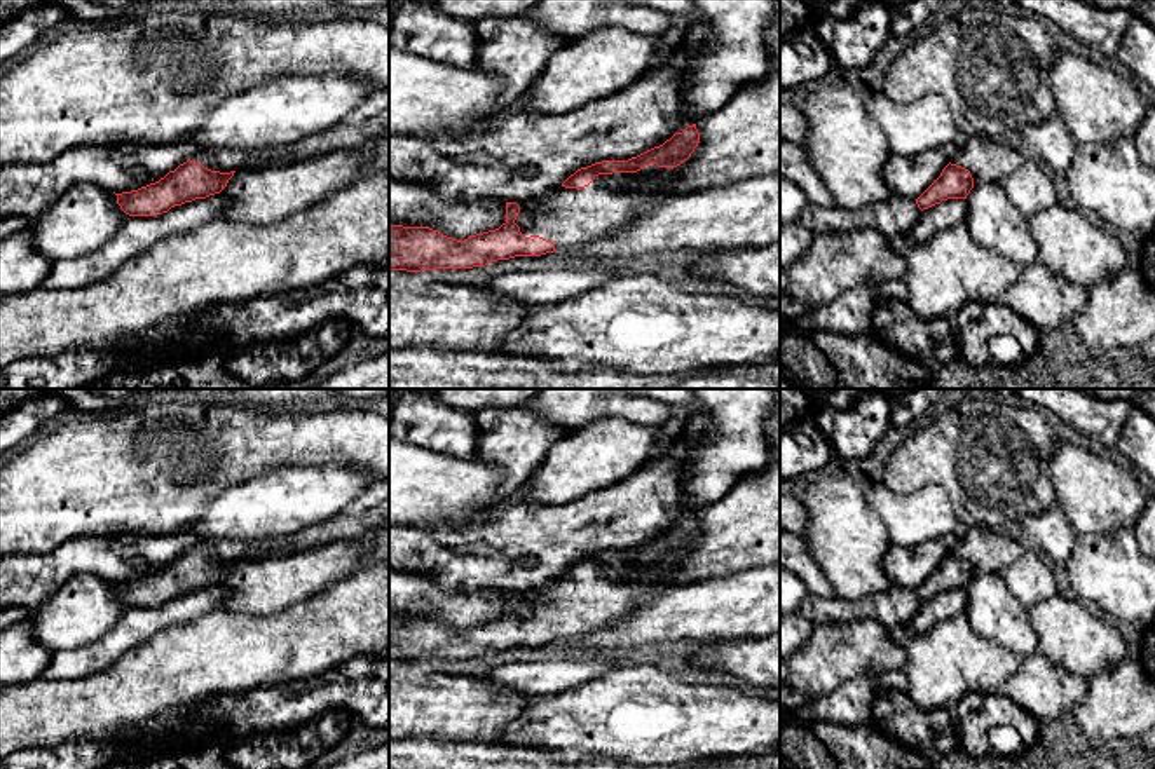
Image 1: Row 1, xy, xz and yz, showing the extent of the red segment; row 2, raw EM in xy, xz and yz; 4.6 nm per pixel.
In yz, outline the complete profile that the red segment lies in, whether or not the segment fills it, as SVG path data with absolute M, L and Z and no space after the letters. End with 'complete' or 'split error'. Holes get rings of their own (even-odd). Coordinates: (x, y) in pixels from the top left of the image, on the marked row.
M967 134L958 153L916 199L916 204L923 211L947 199L967 199L975 185L1000 183L1005 176L1017 171L1024 160L1010 146L993 143L984 136Z; split error

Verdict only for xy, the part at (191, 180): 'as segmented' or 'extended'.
extended

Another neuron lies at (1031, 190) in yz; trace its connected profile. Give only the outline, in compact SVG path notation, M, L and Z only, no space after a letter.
M1026 159L1017 171L1005 176L1000 183L1012 204L1026 218L1057 204L1056 181L1029 159Z

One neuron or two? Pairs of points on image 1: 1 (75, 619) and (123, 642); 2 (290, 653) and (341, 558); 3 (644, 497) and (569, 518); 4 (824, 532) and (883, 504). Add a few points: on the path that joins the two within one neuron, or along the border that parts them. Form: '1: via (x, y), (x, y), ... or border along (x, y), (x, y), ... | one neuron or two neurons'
1: border along (129, 607), (103, 635), (79, 647), (67, 649) | two neurons
2: border along (358, 567), (314, 595), (287, 607) | two neurons
3: via (625, 513), (594, 515), (588, 518) | one neuron
4: border along (866, 485), (866, 504), (880, 520), (890, 543) | two neurons

